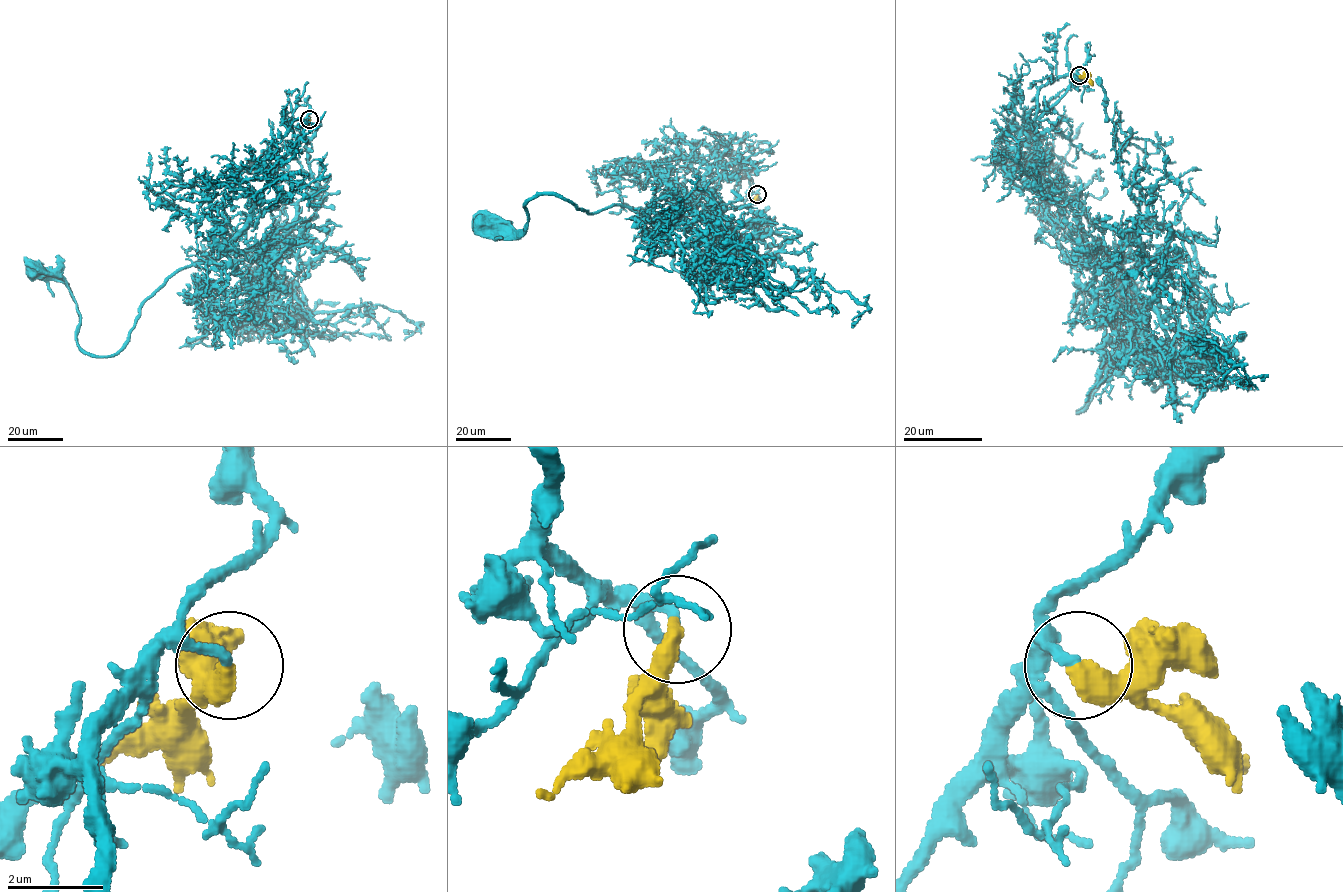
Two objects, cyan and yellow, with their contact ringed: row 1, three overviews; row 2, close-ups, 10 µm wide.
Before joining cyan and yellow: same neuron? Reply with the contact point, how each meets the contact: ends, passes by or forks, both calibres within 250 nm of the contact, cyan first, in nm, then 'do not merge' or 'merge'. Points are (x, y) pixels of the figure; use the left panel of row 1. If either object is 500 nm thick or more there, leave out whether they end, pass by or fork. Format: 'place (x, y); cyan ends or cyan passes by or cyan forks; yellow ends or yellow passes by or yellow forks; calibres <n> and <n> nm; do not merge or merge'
place (309, 119); cyan ends; yellow ends; calibres 240 and 480 nm; merge

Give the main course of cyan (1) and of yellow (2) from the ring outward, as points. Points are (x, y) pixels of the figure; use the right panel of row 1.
1: (1079, 75), (1033, 123), (1039, 177), (1112, 278), (1095, 296), (1102, 375), (1079, 412), (1127, 340), (1121, 287)
2: (1079, 75), (1093, 84)

